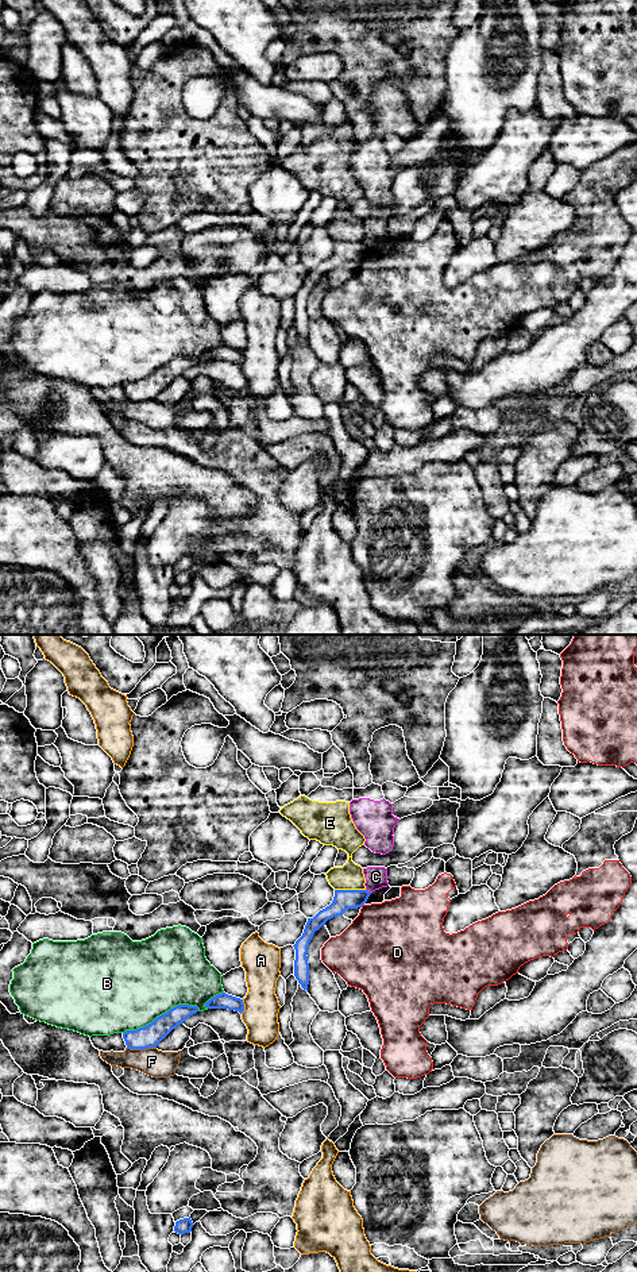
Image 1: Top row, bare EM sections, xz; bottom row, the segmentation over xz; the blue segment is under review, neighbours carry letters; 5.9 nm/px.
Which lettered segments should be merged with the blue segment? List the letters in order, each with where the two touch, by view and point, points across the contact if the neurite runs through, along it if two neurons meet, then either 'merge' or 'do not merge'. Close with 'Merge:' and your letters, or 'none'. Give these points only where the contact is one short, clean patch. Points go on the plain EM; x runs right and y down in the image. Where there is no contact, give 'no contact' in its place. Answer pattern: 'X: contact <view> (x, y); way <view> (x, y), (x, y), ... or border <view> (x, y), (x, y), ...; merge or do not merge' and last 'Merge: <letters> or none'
A: contact xz (243, 358); border xz (243, 351), (243, 362), (240, 365); do not merge
B: contact xz (162, 366); do not merge
C: contact xz (369, 243); border xz (366, 241), (370, 245); do not merge
D: contact xz (362, 257); do not merge
E: contact xz (350, 242); do not merge
F: contact xz (142, 401); border xz (127, 399), (138, 401), (155, 400); do not merge
Merge: none

